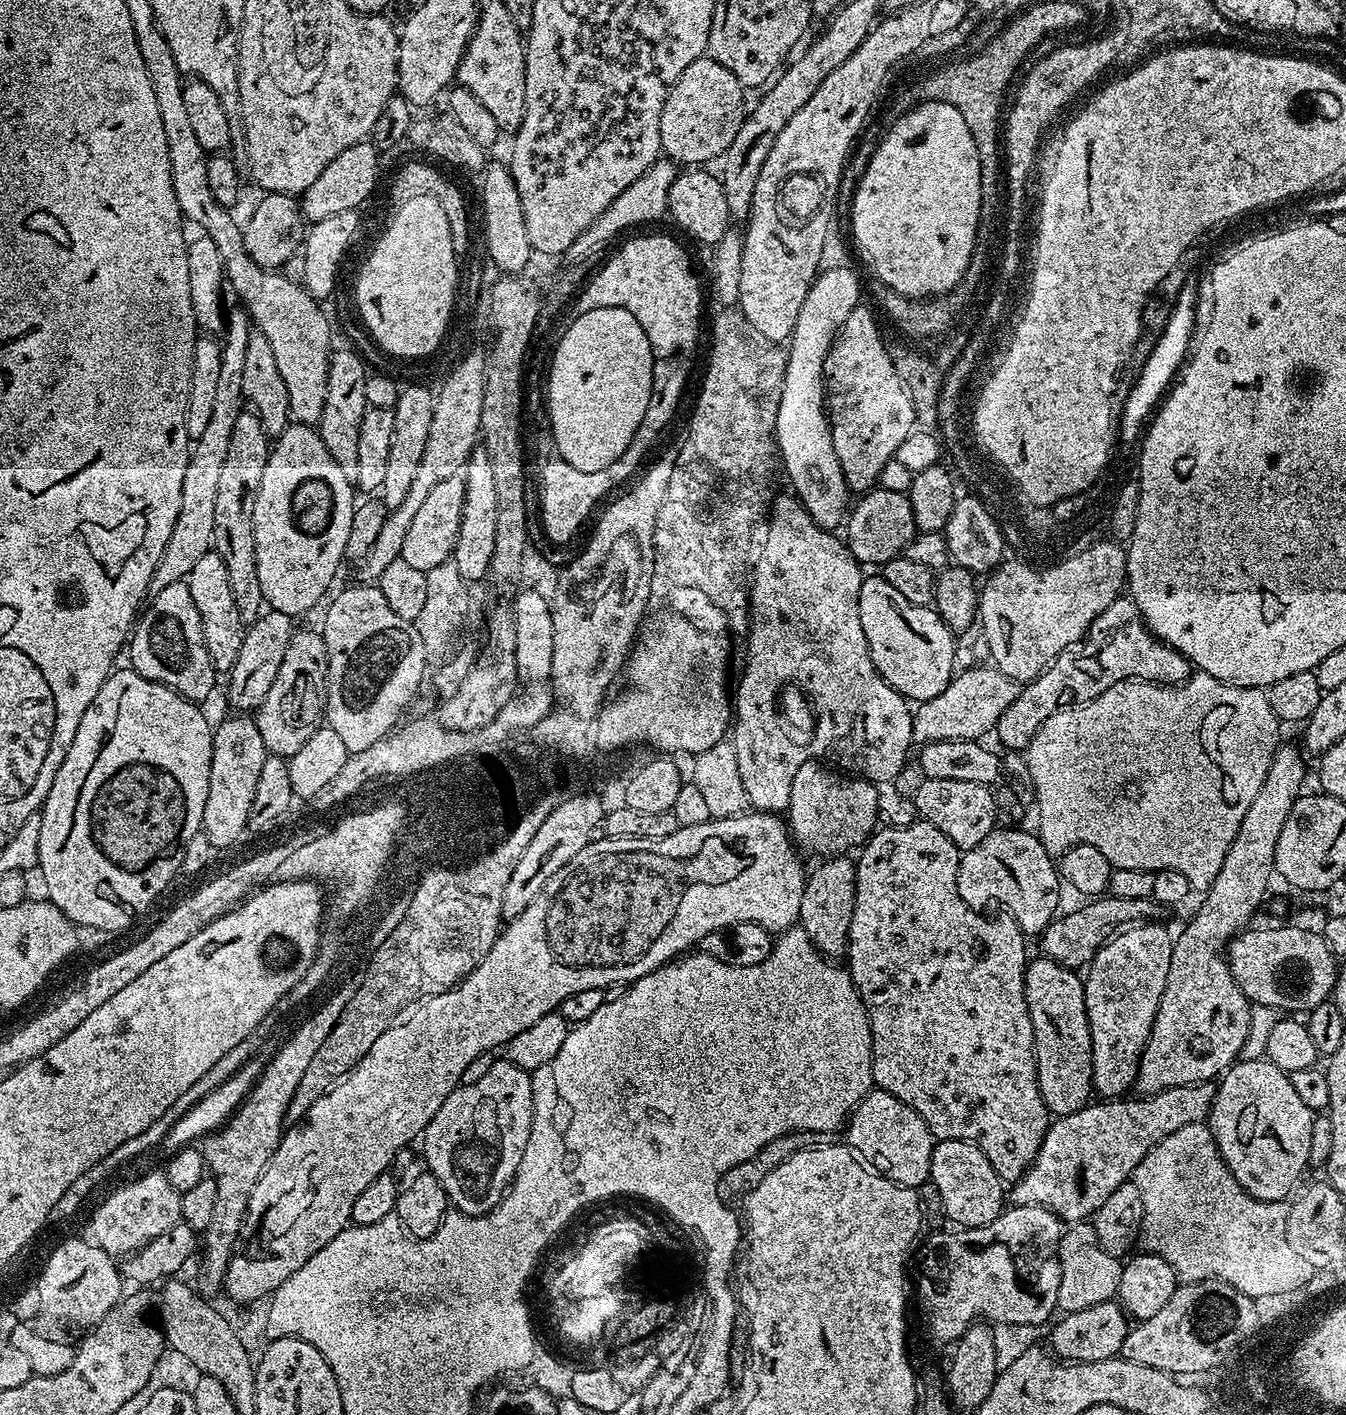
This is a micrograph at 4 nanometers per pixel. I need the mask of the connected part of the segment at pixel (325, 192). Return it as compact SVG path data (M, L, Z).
M361 142L342 150L314 183L299 197L298 203L302 216L309 225L322 222L322 218L331 218L333 214L346 214L363 209L363 204L372 196L376 183L380 180L380 156L375 144Z

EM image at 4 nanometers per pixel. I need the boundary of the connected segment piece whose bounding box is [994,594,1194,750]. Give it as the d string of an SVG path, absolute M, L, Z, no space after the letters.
M1121 594L1086 630L1078 644L1073 644L1038 678L1021 687L1020 693L1006 706L1006 714L998 718L994 736L1000 739L1001 749L1024 750L1038 734L1038 726L1058 710L1072 704L1085 704L1102 690L1110 690L1123 680L1148 680L1151 684L1183 684L1194 669L1192 663L1169 644L1157 640L1144 625L1138 606L1127 595Z

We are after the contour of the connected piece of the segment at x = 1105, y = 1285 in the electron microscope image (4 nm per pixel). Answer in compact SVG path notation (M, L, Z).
M1080 1222L1071 1229L1066 1240L1066 1251L1062 1259L1062 1286L1058 1286L1057 1309L1061 1313L1086 1310L1090 1306L1098 1306L1102 1302L1113 1299L1120 1285L1120 1269L1122 1260L1113 1249L1105 1246L1095 1227L1088 1222Z

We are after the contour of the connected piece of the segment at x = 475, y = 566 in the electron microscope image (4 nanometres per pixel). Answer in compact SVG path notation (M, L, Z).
M482 446L473 449L464 464L462 479L464 481L462 520L456 548L450 558L458 566L458 574L462 574L464 581L483 581L492 566L494 529L498 518L498 493L494 482L494 469L490 466L490 454Z

